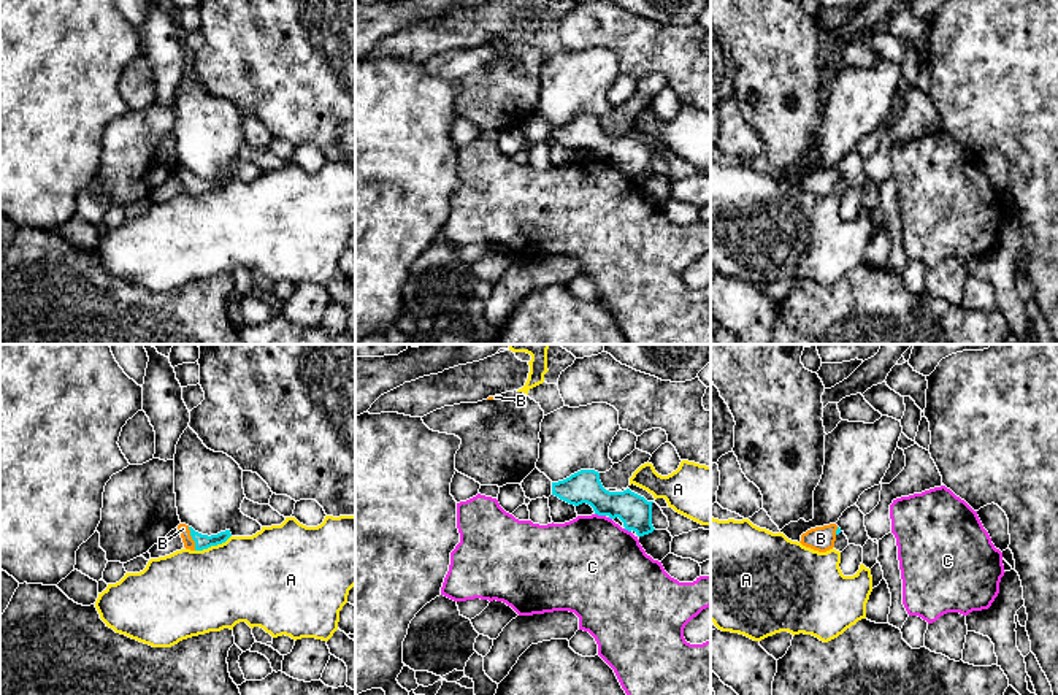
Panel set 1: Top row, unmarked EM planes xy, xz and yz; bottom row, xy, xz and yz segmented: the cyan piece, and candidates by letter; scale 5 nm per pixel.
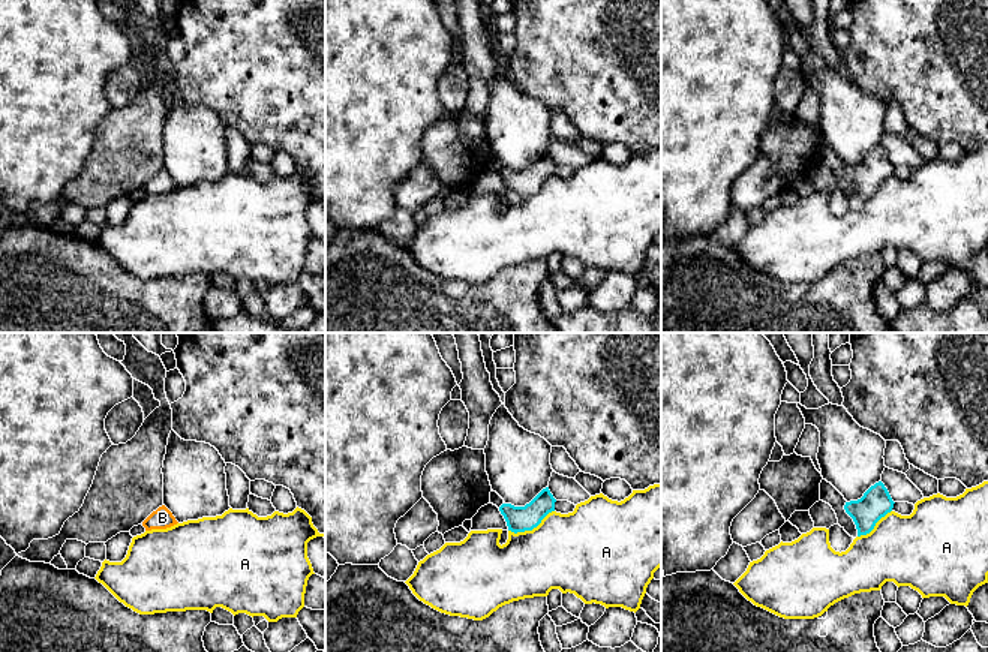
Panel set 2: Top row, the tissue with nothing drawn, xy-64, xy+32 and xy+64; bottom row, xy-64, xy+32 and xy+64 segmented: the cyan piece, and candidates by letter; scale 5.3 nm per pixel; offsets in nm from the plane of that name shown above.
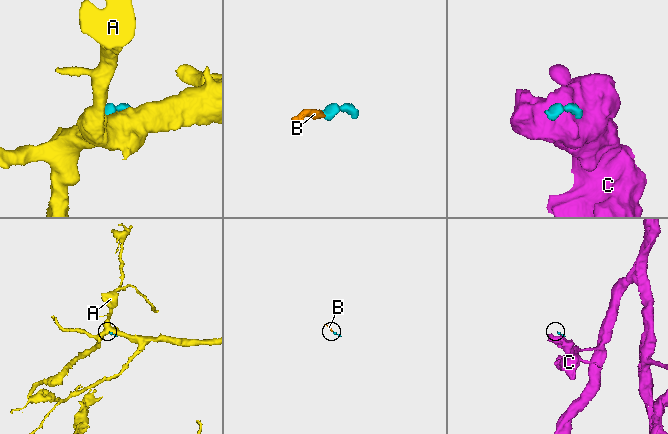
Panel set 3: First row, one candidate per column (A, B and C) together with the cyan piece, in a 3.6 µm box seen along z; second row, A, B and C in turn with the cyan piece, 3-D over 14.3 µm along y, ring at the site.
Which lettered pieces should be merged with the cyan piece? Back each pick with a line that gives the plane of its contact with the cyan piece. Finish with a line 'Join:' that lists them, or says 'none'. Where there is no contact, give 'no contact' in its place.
B: xy
Join: B

